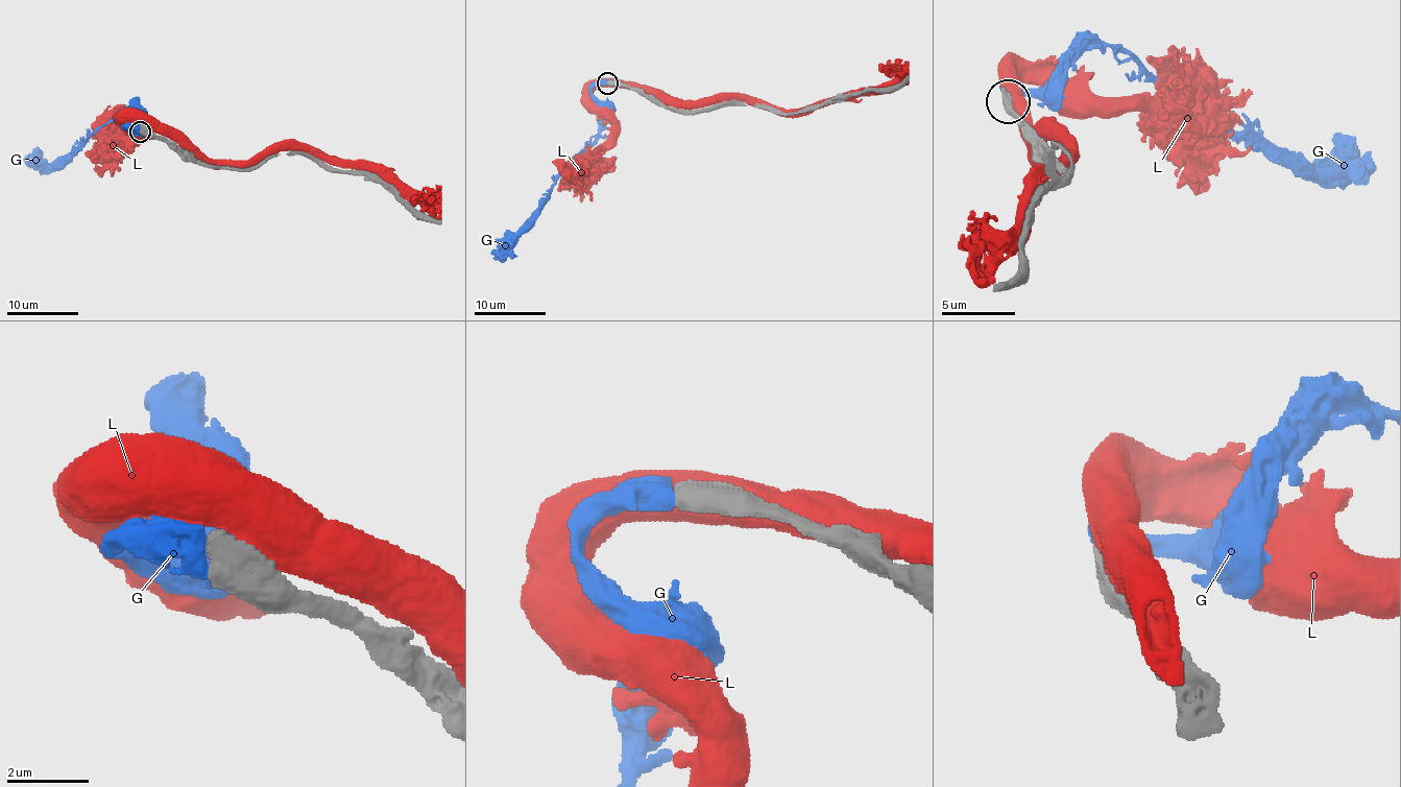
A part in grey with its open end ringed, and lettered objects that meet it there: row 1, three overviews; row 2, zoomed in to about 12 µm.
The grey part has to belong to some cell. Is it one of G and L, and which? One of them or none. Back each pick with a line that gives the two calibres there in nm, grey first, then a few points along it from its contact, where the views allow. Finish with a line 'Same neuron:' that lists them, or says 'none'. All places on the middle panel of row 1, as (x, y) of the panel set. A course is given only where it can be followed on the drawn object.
G: Thickness 750 nm (grey) against 500 nm. Its course: (608, 82), (592, 90), (608, 108), (599, 135), (556, 181), (538, 215), (493, 258)
Same neuron: G

